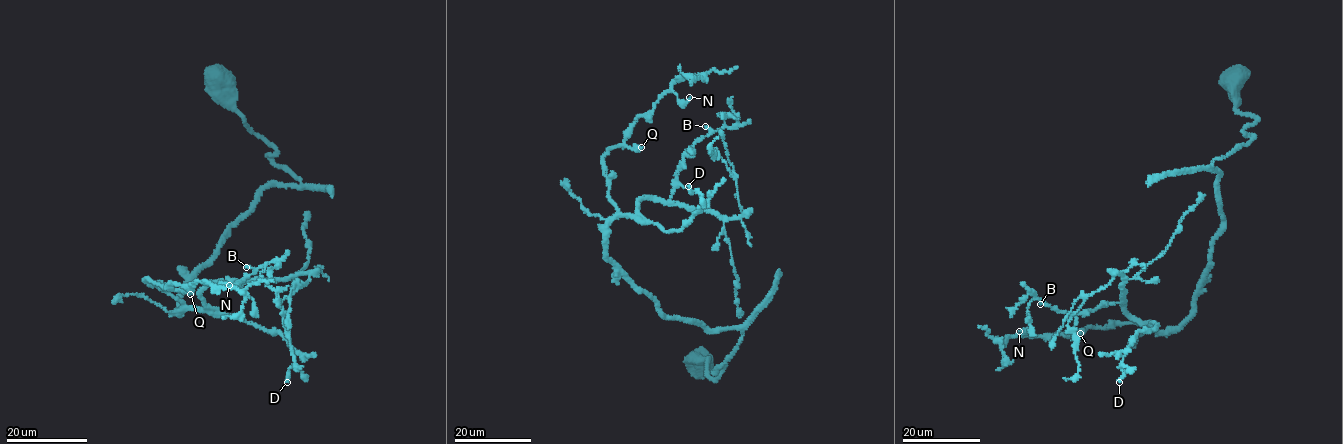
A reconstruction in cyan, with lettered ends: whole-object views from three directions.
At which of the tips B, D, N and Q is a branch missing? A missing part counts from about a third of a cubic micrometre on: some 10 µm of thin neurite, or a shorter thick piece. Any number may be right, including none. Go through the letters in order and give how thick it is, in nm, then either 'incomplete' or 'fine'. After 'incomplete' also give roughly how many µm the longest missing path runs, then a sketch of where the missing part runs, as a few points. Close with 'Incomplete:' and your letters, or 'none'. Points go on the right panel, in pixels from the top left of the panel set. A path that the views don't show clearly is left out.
B: calibre 220 nm; fine
D: calibre 320 nm; incomplete; missing 2 µm
N: calibre 200 nm; fine
Q: calibre 300 nm; fine
Incomplete: D

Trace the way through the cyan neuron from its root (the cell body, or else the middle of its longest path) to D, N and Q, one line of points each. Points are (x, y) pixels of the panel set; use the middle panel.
D: (703, 366), (718, 378), (742, 329), (668, 318), (604, 245), (618, 216), (687, 226), (702, 203), (688, 186)
N: (703, 366), (718, 378), (742, 329), (668, 318), (604, 245), (617, 209), (604, 157), (666, 92), (689, 97)
Q: (703, 366), (718, 378), (742, 329), (668, 318), (608, 260), (617, 209), (604, 157), (641, 147)

